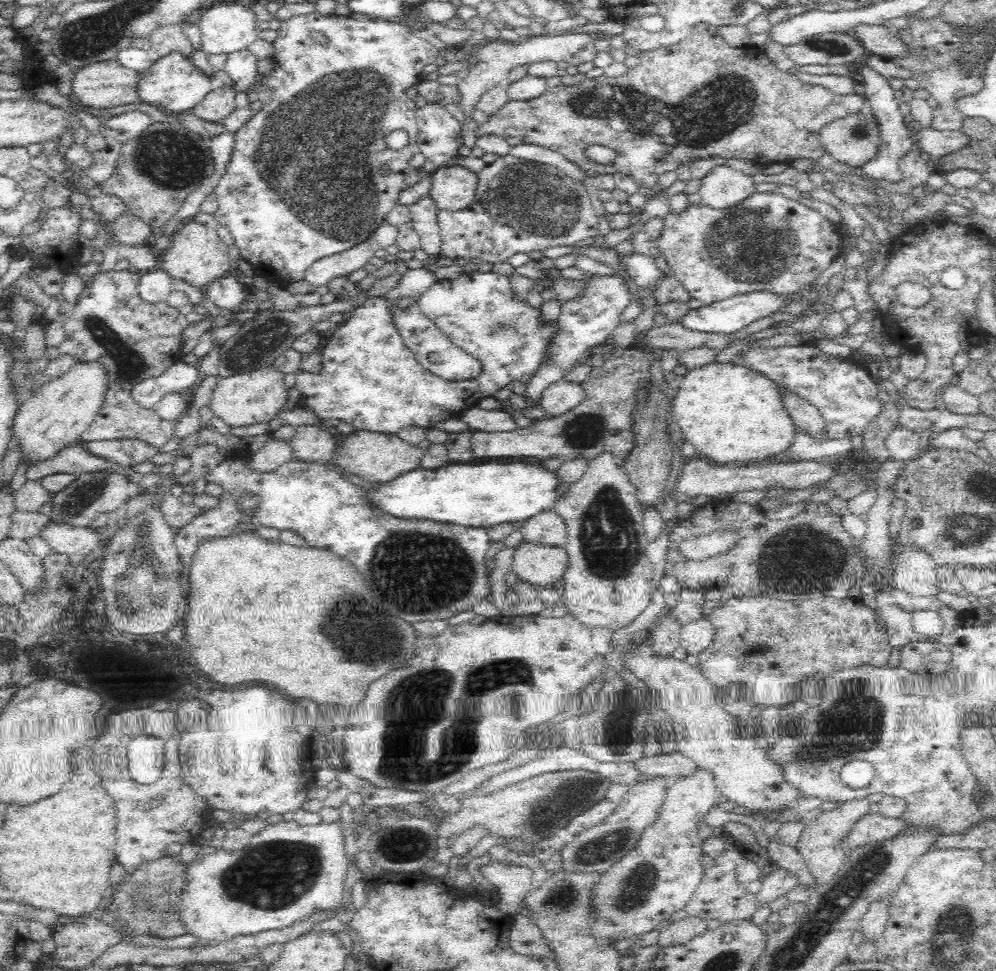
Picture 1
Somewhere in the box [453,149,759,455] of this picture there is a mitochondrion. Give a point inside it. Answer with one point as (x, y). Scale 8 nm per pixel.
(530, 203)

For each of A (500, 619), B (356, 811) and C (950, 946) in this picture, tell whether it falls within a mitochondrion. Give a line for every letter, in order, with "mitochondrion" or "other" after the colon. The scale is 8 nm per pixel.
A: other
B: other
C: mitochondrion

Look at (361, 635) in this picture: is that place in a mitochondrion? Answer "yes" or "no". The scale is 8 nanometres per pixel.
yes

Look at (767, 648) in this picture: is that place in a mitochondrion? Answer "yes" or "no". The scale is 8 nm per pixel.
yes

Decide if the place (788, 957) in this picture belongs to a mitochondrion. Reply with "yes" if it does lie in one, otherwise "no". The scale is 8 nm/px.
yes

